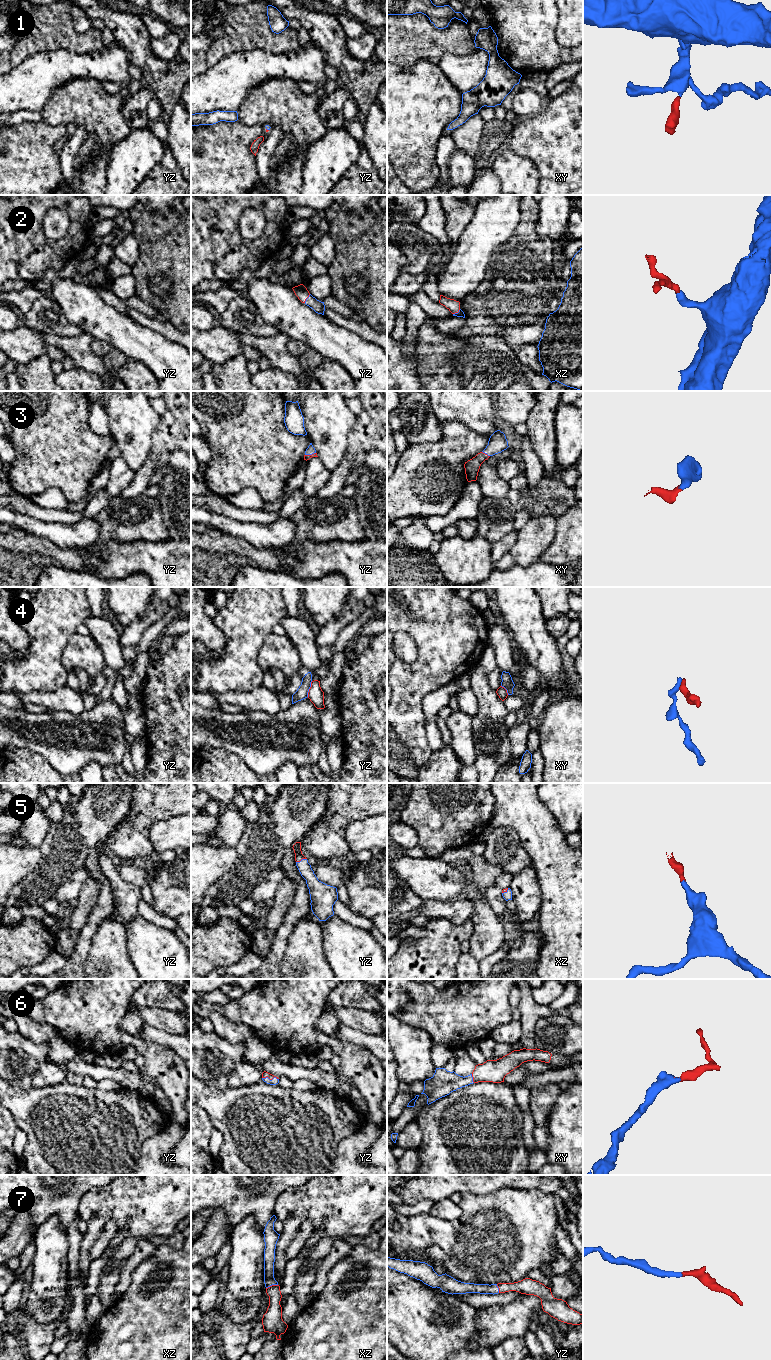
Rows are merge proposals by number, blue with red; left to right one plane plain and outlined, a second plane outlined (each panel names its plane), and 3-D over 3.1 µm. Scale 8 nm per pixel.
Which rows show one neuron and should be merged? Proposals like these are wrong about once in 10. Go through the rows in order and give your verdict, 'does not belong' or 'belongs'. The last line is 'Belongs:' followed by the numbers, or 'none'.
1: belongs
2: belongs
3: belongs
4: does not belong
5: belongs
6: belongs
7: belongs
Belongs: 1, 2, 3, 5, 6, 7

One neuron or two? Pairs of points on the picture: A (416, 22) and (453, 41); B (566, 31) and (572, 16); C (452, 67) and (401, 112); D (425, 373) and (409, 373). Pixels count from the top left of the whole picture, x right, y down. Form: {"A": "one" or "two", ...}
{"A": "one", "B": "one", "C": "two", "D": "two"}

